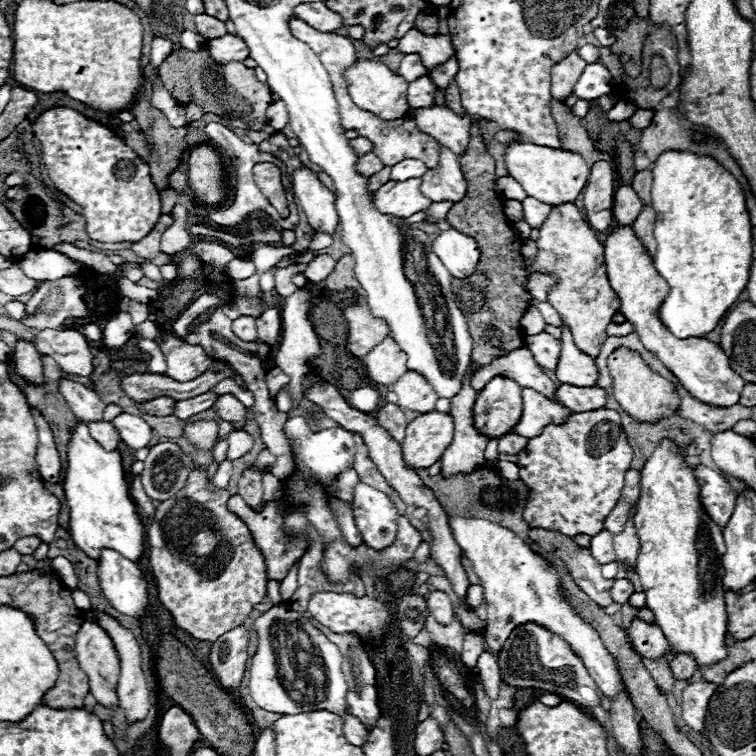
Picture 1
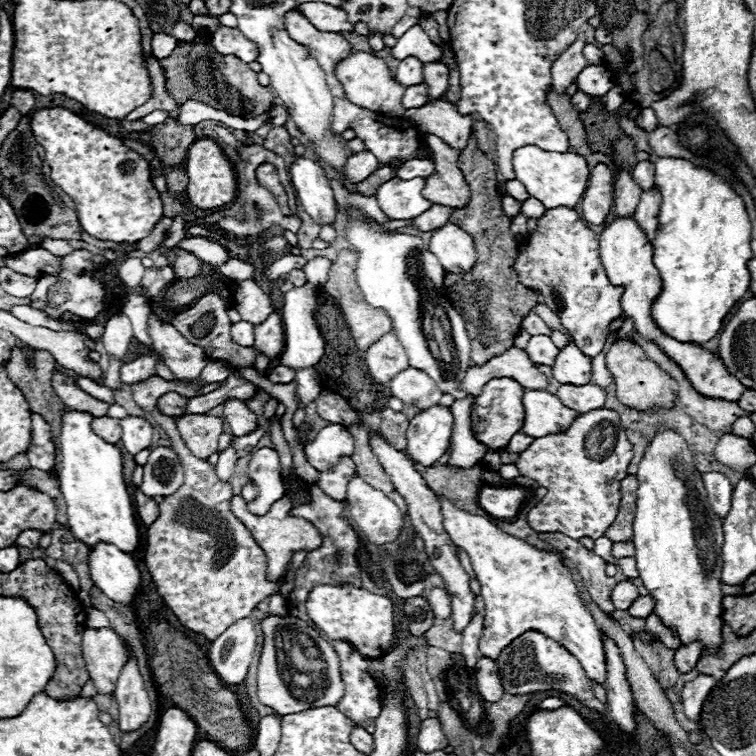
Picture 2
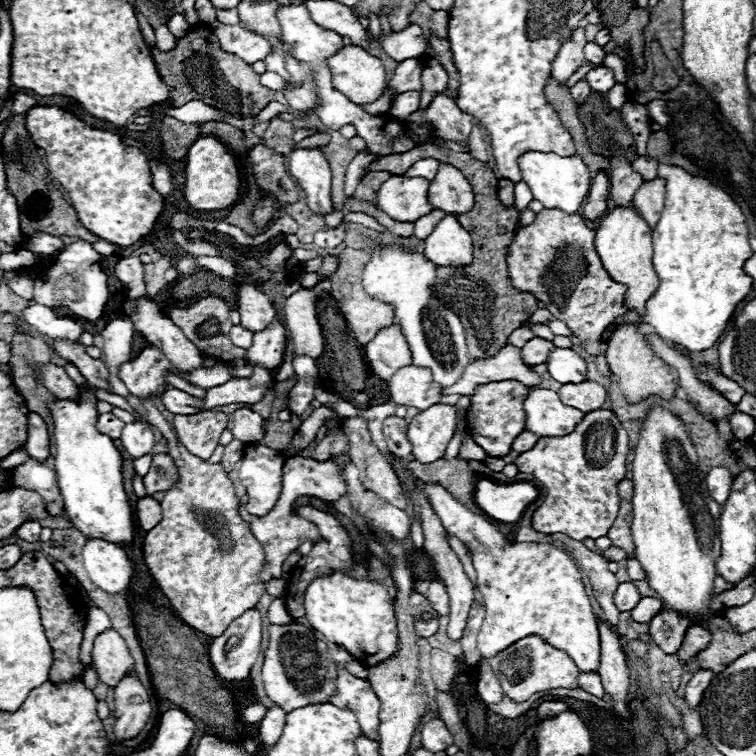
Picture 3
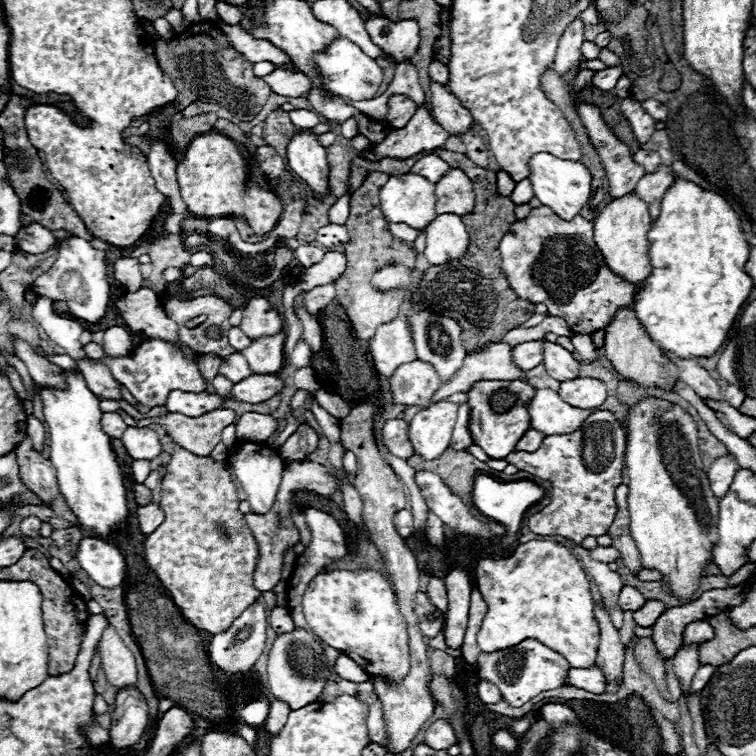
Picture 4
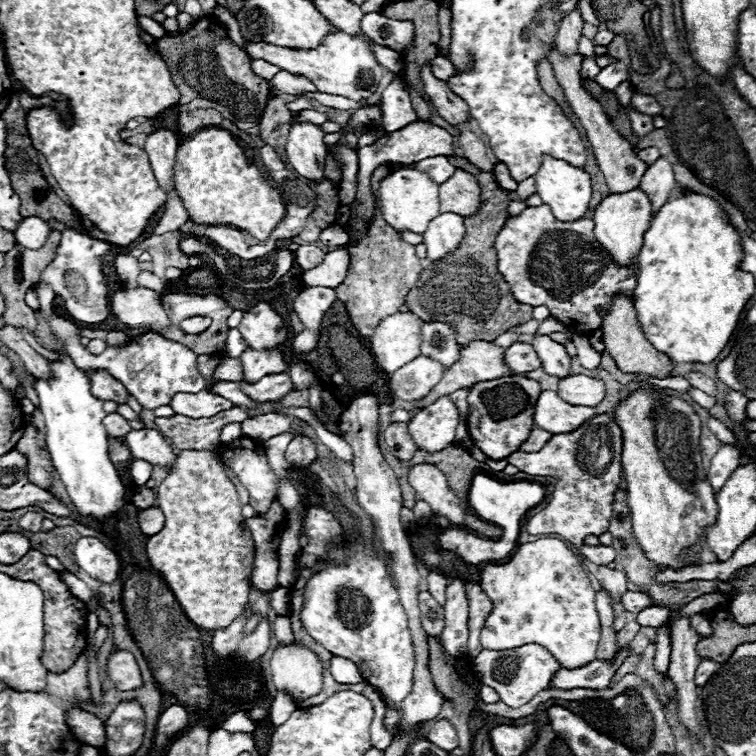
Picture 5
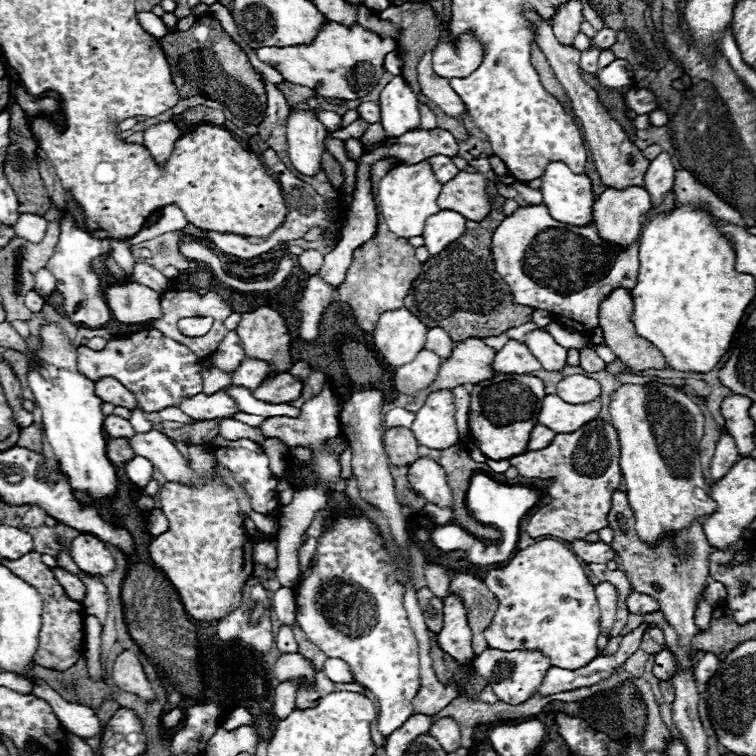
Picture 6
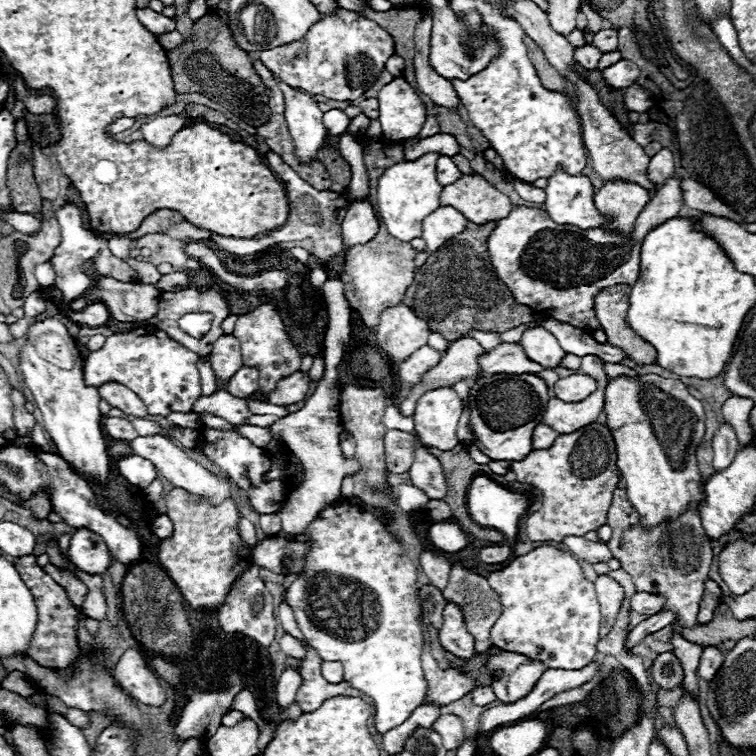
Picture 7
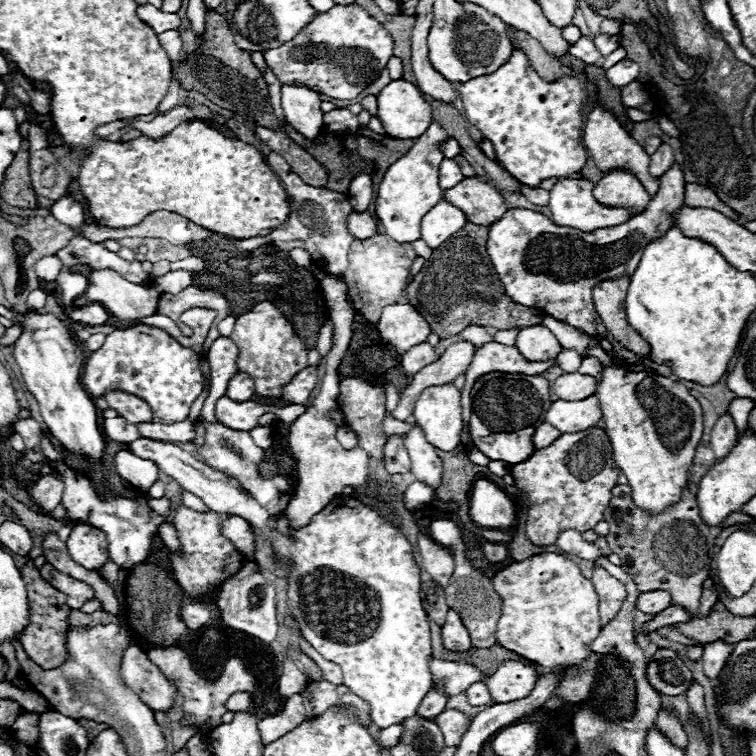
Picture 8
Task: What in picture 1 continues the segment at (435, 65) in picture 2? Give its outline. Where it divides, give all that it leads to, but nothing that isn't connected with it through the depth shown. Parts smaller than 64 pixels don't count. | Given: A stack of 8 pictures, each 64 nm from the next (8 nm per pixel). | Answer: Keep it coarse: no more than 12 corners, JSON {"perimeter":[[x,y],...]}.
{"perimeter":[[456,58],[428,70],[438,90],[446,90],[458,72]]}

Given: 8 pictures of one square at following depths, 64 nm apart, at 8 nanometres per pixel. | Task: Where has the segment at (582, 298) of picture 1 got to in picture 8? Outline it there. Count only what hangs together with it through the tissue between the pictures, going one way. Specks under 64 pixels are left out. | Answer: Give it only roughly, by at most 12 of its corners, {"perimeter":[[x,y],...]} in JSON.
{"perimeter":[[674,162],[646,212],[582,232],[508,210],[488,256],[514,302],[594,336],[590,288],[632,276],[684,206]]}

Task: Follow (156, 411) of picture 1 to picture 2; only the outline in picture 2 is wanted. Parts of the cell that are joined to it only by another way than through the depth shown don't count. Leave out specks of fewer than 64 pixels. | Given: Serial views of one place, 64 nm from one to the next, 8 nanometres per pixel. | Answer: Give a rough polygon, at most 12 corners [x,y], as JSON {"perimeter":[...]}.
{"perimeter":[[166,392],[158,400],[160,412],[182,416],[188,398]]}

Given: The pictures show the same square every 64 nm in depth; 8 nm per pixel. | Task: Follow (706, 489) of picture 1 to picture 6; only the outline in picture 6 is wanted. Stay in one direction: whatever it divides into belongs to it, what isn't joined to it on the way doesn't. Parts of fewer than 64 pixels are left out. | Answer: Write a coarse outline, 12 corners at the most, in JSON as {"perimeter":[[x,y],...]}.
{"perimeter":[[728,430],[720,432],[712,464],[712,482],[720,480],[738,460]]}

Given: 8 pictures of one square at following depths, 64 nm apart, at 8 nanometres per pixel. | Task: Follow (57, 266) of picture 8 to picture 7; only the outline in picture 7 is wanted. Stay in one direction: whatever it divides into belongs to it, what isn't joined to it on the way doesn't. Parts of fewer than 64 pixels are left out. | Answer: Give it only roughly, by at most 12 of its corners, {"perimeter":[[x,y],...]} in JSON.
{"perimeter":[[50,260],[36,266],[40,286],[54,286],[54,272]]}

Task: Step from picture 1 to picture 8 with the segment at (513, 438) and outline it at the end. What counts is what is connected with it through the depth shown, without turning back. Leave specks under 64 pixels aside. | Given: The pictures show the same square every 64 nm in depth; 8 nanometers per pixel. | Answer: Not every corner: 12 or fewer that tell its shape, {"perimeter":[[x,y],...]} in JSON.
{"perimeter":[[544,422],[536,428],[534,446],[546,448],[560,434],[552,424]]}

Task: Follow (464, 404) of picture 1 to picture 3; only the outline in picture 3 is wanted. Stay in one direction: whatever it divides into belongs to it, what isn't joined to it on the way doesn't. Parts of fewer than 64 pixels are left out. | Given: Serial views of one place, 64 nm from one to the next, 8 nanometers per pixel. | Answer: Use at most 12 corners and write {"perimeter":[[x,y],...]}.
{"perimeter":[[466,432],[460,456],[482,462],[488,454]]}

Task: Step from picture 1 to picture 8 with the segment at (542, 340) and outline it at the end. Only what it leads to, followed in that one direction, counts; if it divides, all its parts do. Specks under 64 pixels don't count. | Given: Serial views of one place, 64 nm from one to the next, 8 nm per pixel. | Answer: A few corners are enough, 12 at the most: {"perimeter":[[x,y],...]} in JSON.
{"perimeter":[[480,346],[466,370],[464,416],[476,378],[488,372],[542,374],[554,360],[526,360],[516,346]]}

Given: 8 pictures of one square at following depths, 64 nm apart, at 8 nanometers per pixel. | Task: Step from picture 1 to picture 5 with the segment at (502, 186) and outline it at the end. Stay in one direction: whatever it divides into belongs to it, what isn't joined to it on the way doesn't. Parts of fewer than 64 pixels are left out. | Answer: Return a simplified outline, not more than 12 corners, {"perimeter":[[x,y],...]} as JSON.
{"perimeter":[[526,178],[516,188],[520,198],[536,192],[536,180]]}

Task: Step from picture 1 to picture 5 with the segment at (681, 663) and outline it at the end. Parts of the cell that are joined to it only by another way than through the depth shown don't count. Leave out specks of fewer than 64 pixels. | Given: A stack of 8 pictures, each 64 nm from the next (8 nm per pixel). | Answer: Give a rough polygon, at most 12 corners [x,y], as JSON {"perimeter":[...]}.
{"perimeter":[[706,612],[694,614],[690,624],[700,636],[710,636],[712,626]]}

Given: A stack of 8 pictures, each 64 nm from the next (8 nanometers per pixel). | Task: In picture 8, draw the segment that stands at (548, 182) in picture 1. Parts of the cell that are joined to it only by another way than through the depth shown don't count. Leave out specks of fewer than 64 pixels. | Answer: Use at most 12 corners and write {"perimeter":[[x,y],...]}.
{"perimeter":[[560,180],[550,190],[552,220],[584,232],[632,218],[630,208],[606,208],[594,184]]}

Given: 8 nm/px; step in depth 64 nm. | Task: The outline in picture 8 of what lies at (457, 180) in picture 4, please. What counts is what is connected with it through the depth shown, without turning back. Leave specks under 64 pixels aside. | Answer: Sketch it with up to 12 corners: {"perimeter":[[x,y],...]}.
{"perimeter":[[476,176],[444,198],[468,222],[490,226],[508,210],[504,196]]}

